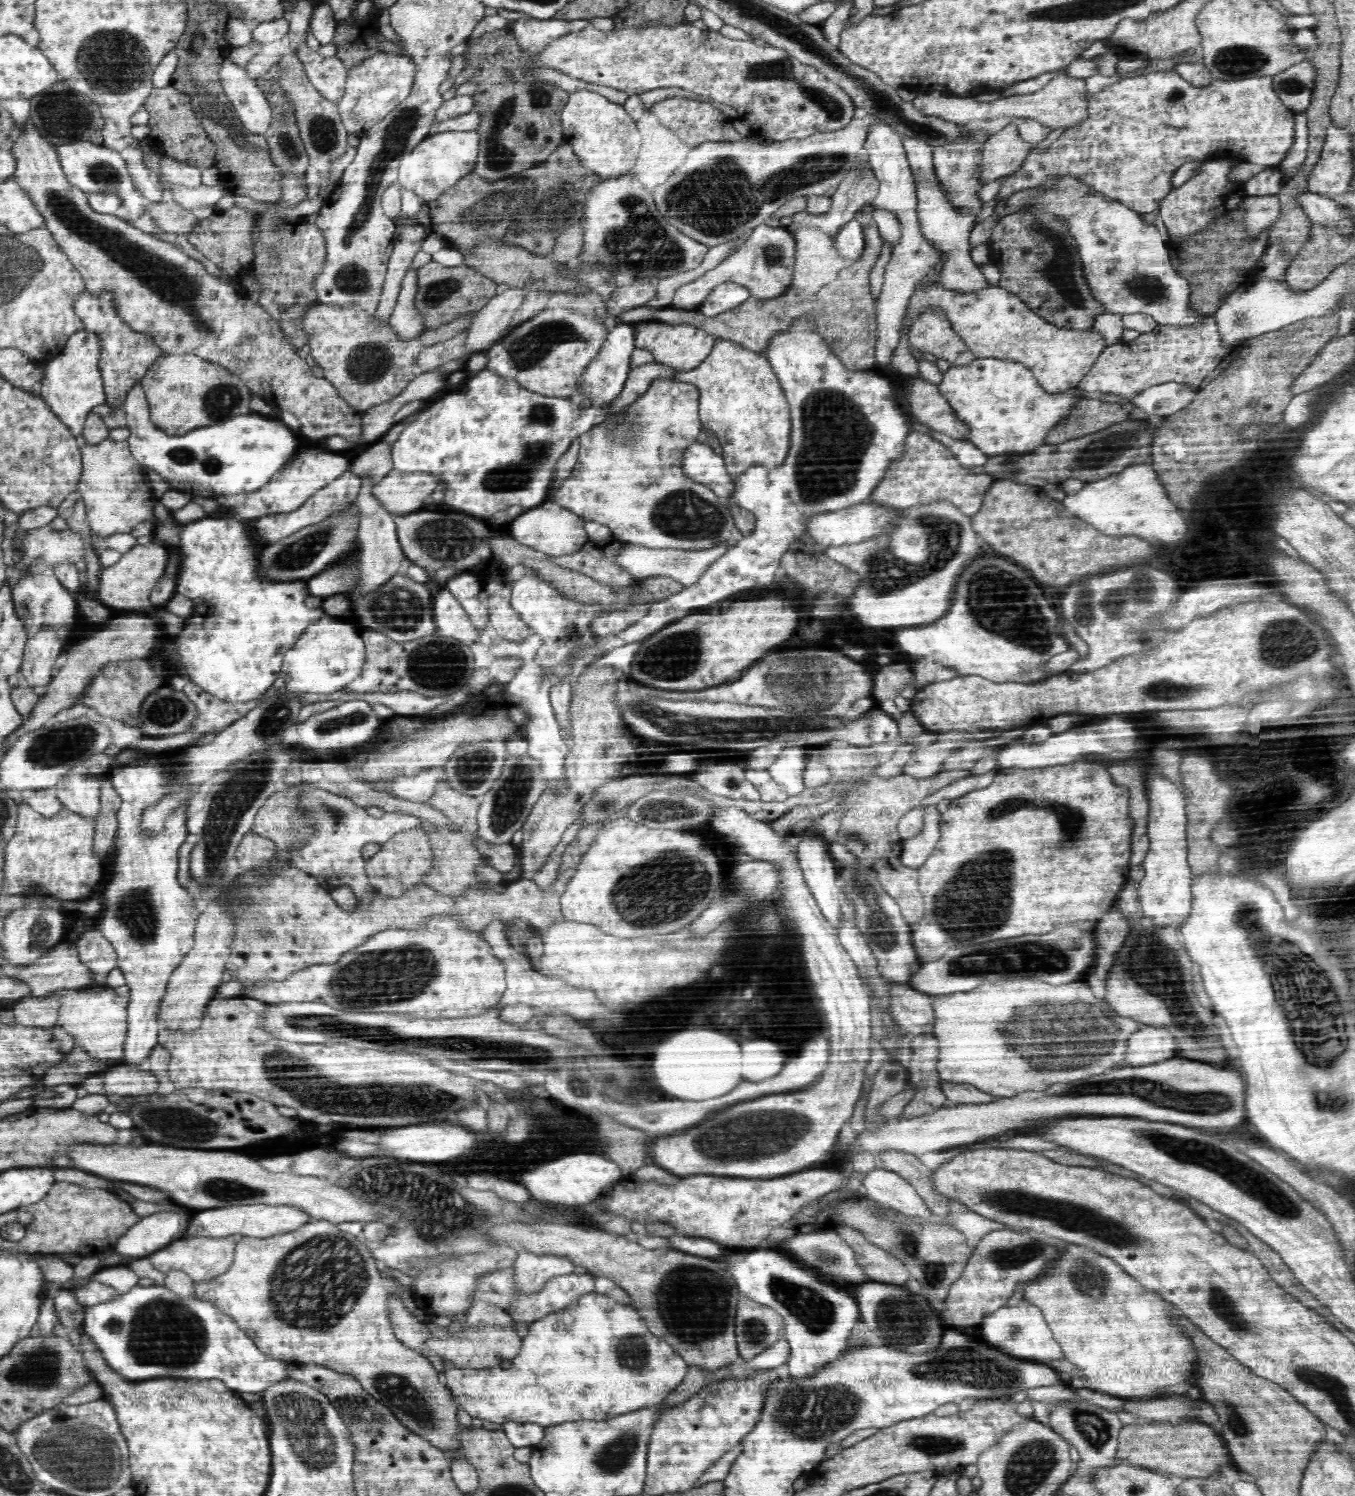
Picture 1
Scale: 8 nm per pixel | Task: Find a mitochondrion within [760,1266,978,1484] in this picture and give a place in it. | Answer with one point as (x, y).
(815, 1413)

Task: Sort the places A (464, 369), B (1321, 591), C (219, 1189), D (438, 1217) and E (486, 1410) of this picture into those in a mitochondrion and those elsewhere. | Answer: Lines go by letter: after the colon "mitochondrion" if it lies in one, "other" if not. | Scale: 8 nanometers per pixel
A: other
B: other
C: mitochondrion
D: mitochondrion
E: other

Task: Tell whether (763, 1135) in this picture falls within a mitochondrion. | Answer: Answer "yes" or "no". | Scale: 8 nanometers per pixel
yes

